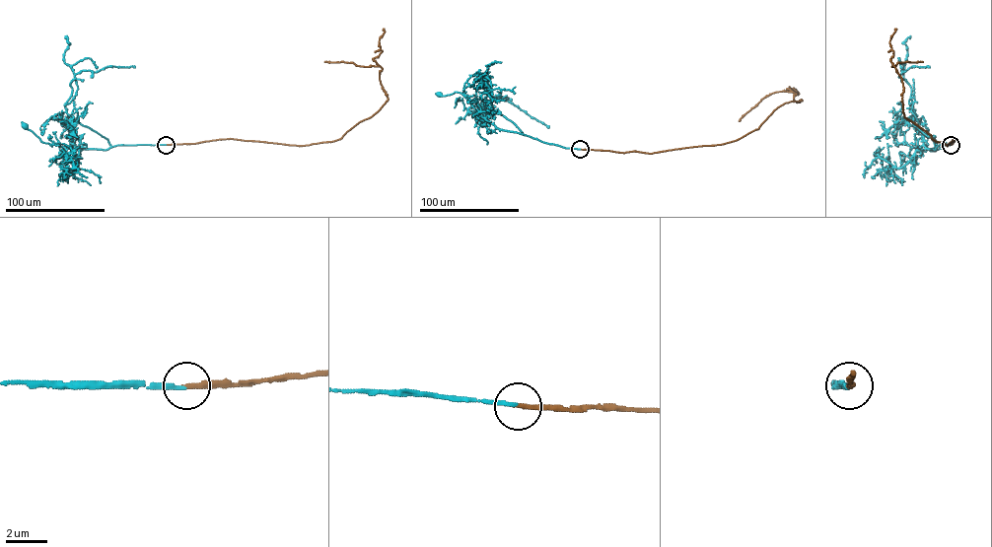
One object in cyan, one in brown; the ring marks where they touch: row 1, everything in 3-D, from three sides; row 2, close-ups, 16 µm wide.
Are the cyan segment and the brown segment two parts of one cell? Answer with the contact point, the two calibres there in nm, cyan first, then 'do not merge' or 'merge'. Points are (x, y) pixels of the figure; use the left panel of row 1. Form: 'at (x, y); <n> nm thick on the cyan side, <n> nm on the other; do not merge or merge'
at (166, 145); 200 nm thick on the cyan side, 240 nm on the other; merge

